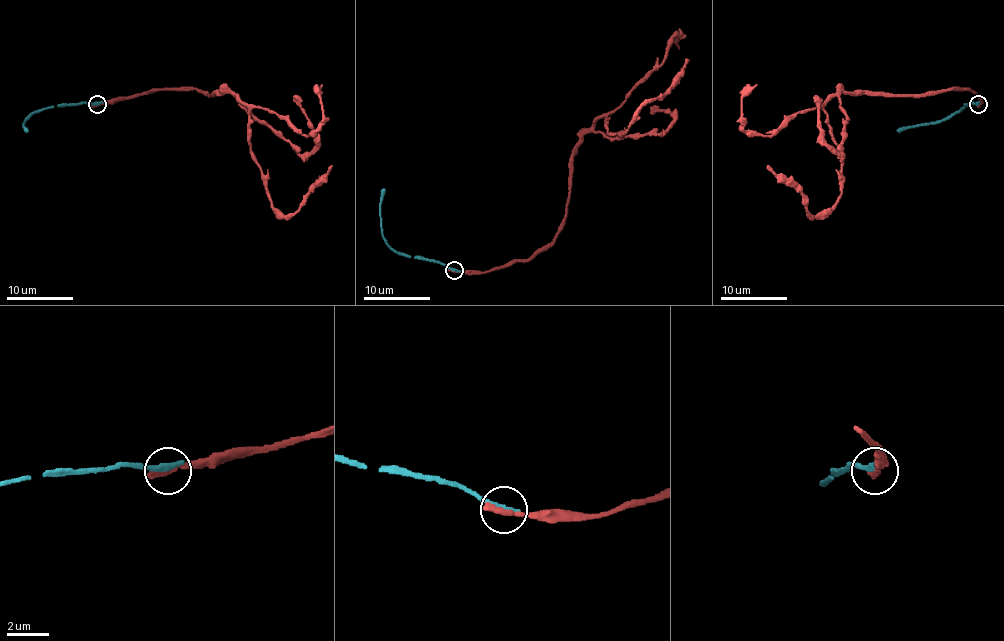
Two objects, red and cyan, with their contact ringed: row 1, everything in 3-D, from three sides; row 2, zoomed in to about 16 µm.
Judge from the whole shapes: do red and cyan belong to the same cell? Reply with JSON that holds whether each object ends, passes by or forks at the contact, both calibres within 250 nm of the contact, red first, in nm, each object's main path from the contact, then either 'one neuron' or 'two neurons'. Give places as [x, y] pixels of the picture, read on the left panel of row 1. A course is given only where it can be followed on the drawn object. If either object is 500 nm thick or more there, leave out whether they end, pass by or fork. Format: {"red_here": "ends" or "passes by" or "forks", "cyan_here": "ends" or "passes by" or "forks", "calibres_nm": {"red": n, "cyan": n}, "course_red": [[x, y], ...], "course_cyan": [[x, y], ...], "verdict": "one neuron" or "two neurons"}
{"red_here": "ends", "cyan_here": "ends", "calibres_nm": {"red": 360, "cyan": 320}, "course_red": [[97, 104], [157, 89], [232, 92], [249, 109], [249, 141], [267, 196], [284, 216], [297, 211], [332, 166]], "course_cyan": [[97, 104], [45, 107], [24, 122], [27, 131]], "verdict": "two neurons"}

